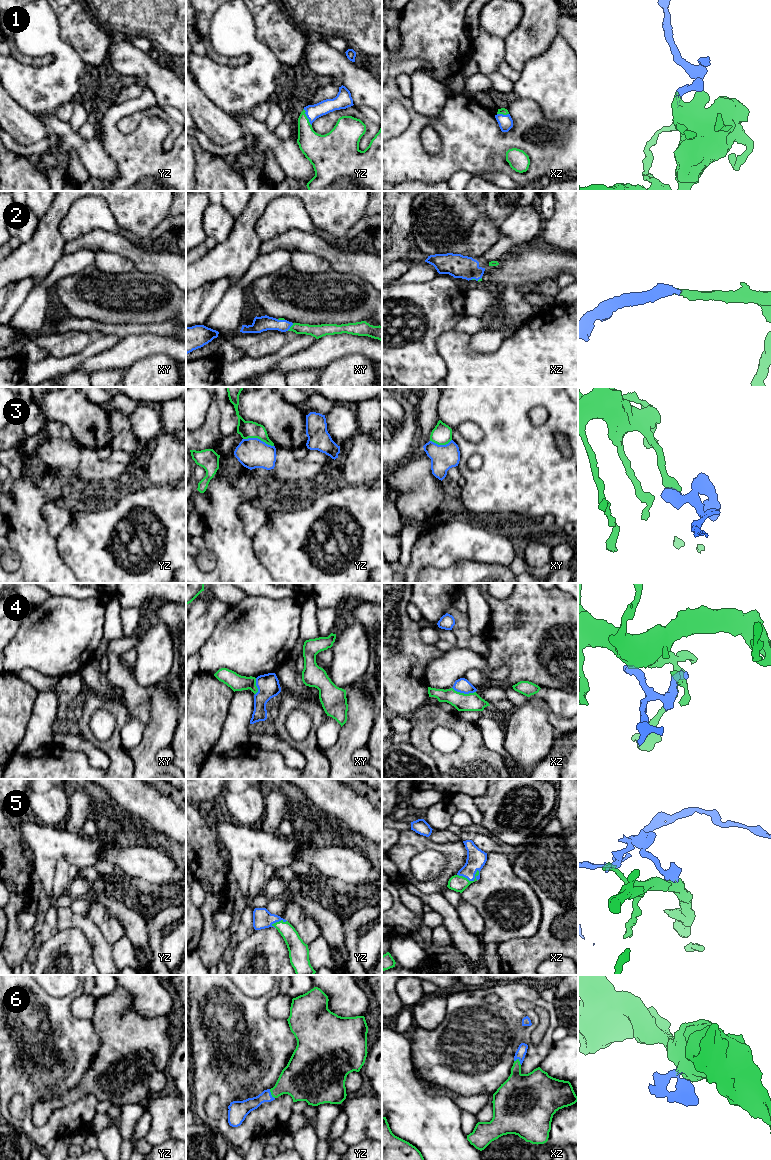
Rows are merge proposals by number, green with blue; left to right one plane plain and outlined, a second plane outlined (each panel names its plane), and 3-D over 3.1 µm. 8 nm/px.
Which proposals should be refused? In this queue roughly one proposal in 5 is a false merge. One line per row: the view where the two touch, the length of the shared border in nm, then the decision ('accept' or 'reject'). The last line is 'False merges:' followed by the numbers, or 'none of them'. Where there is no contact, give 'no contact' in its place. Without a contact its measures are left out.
1: yz | 150 nm | accept
2: xy | 80 nm | accept
3: yz | 260 nm | reject
4: xz | 200 nm | reject
5: xz | 190 nm | accept
6: yz | 90 nm | accept
False merges: 3, 4

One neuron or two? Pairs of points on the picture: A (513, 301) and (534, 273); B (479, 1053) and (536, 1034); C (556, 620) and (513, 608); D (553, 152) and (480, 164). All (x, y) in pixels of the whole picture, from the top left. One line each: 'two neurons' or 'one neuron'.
A: one neuron
B: two neurons
C: one neuron
D: one neuron

